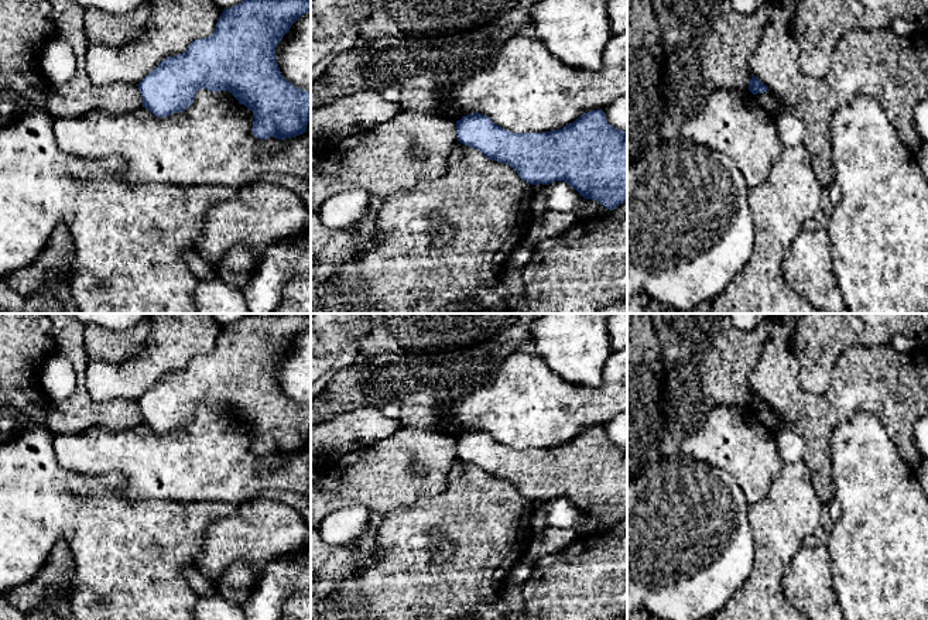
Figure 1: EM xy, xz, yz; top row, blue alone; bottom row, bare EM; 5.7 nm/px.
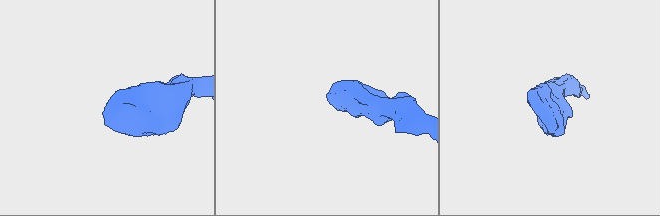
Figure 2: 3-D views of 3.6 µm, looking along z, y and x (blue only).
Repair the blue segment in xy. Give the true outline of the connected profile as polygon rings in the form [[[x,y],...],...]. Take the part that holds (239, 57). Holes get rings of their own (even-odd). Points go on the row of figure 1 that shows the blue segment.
[[[243,0],[223,10],[210,37],[195,40],[184,54],[165,58],[137,85],[143,97],[143,107],[154,116],[167,117],[186,110],[194,103],[199,89],[229,90],[240,105],[253,112],[251,131],[257,138],[284,140],[304,134],[311,120],[311,92],[294,86],[281,75],[275,59],[275,47],[291,25],[309,11],[311,0]]]

